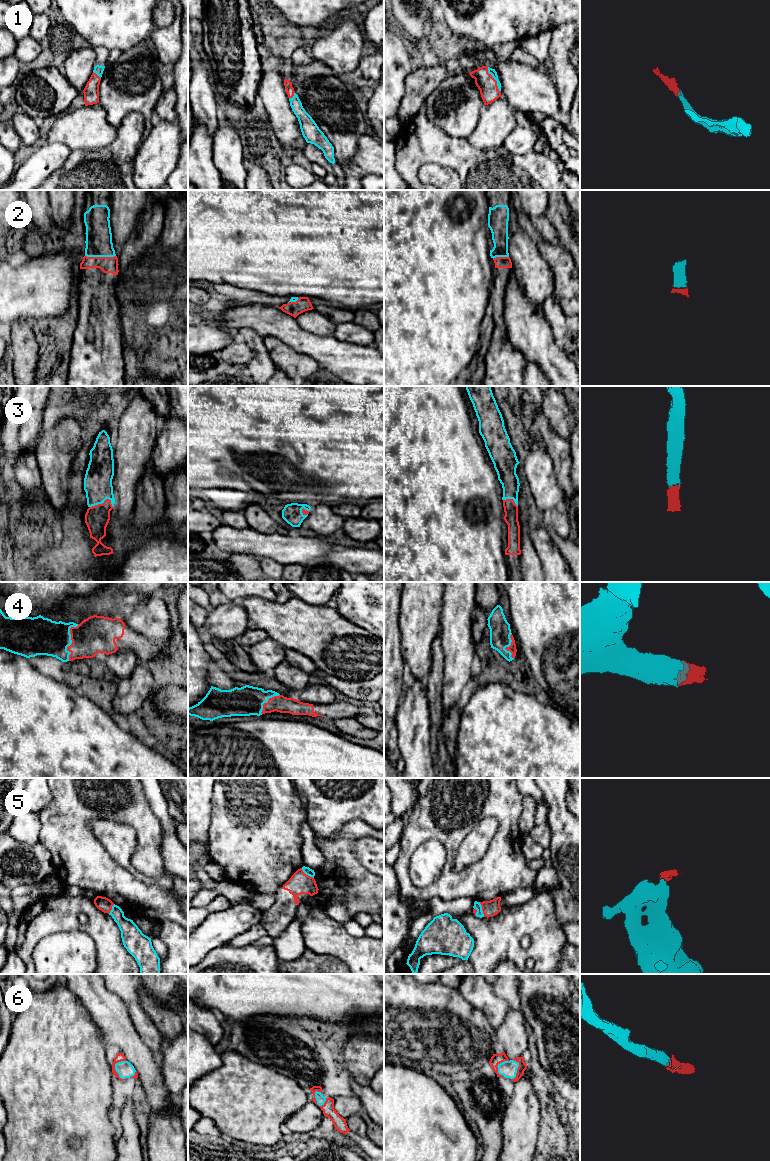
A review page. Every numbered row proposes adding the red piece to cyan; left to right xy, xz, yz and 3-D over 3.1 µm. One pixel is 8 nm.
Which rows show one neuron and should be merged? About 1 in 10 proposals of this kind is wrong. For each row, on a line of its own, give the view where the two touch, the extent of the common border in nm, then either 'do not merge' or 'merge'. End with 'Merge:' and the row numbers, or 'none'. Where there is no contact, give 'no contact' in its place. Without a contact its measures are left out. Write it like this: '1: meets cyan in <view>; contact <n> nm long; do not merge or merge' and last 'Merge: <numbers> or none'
1: meets cyan in yz; contact 220 nm long; merge
2: meets cyan in xy; contact 240 nm long; merge
3: meets cyan in xy; contact 200 nm long; merge
4: meets cyan in xy; contact 300 nm long; merge
5: meets cyan in yz; contact 130 nm long; merge
6: meets cyan in xy; contact 170 nm long; merge
Merge: 1, 2, 3, 4, 5, 6

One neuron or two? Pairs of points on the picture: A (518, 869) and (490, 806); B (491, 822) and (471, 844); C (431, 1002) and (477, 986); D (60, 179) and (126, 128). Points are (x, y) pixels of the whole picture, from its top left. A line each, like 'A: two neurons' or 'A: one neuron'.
A: one neuron
B: one neuron
C: two neurons
D: one neuron

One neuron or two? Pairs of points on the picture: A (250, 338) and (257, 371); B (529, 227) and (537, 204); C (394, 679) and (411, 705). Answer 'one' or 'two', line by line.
A: one
B: two
C: two

